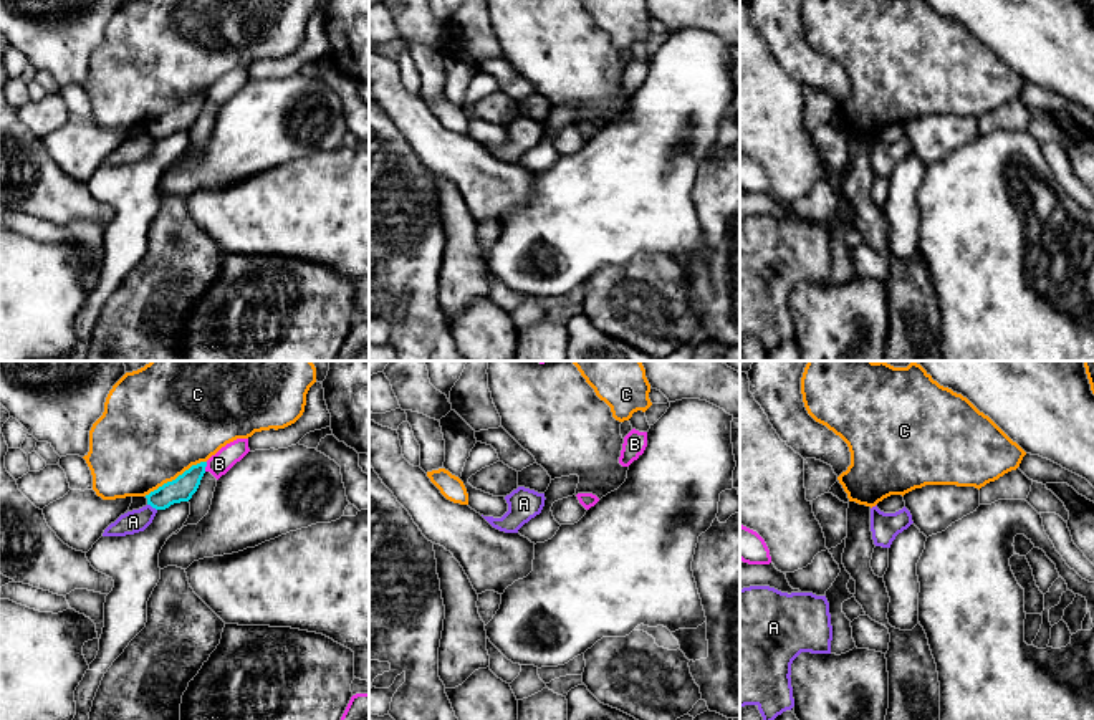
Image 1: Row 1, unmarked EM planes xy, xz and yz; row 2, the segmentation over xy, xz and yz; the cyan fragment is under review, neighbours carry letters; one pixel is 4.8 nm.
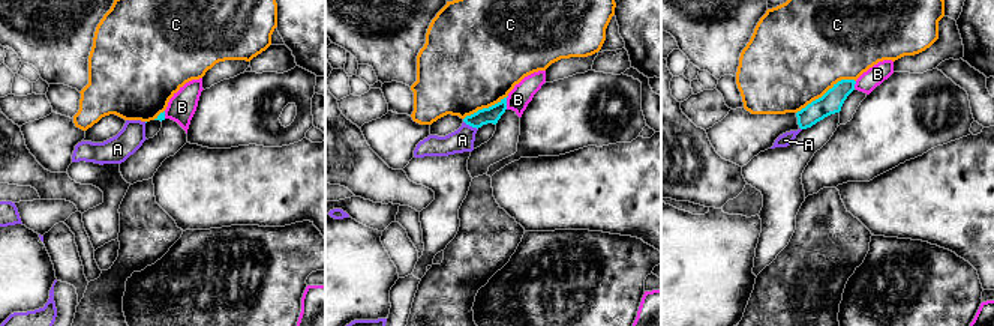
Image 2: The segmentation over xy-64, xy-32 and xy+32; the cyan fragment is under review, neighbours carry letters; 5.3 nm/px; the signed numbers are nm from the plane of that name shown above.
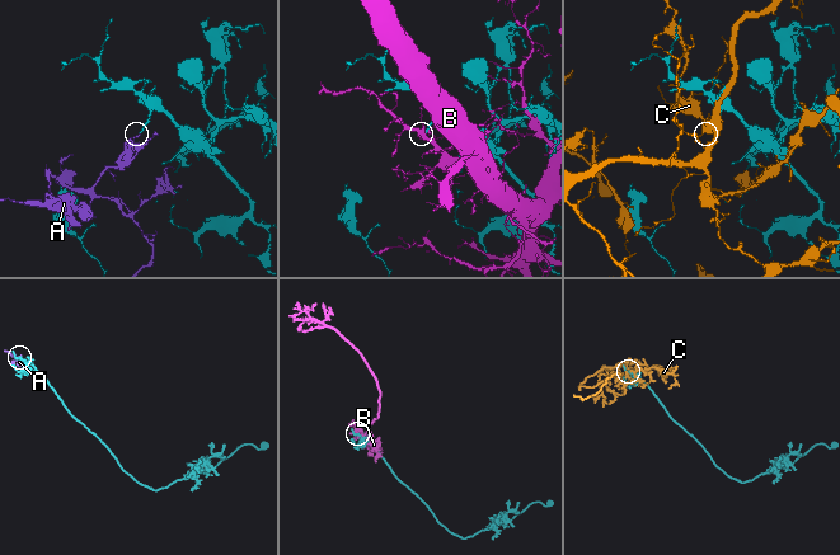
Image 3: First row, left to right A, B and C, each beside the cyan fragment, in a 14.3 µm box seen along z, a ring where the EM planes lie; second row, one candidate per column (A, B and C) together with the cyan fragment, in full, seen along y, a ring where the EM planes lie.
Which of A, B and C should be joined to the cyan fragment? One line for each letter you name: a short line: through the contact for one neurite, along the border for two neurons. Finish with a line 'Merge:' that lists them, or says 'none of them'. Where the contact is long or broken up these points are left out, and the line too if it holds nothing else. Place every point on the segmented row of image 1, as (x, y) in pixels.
Merge: none of them

